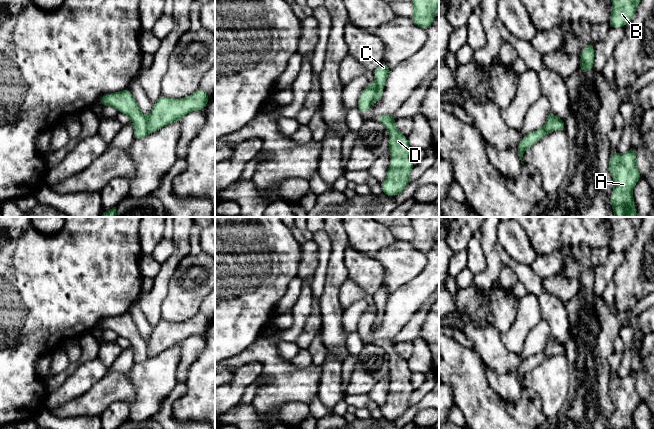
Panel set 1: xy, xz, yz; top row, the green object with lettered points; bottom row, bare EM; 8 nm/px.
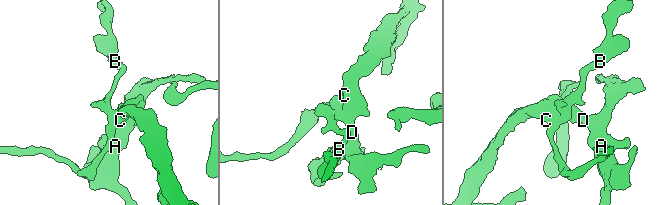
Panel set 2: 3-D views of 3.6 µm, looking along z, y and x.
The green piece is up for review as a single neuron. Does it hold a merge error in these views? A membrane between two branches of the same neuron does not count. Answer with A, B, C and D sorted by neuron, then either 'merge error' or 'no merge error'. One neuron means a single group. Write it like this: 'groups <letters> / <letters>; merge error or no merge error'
groups A C D / B; merge error

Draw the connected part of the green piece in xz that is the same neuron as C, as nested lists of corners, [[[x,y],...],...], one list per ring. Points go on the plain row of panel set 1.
[[[381,286],[381,288],[375,293],[374,302],[377,308],[377,316],[375,321],[373,322],[372,327],[376,327],[380,323],[385,311],[387,300],[390,295],[391,293],[385,286]]]

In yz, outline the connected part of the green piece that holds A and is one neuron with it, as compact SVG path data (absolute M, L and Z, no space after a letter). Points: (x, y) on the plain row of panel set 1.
M633 371L626 377L619 378L615 374L610 380L608 394L614 404L614 412L611 417L611 429L635 429L633 412L642 401L636 389L636 377Z

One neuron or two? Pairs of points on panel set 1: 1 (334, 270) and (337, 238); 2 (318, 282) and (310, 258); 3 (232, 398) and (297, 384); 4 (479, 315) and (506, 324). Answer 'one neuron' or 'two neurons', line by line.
1: one neuron
2: two neurons
3: two neurons
4: one neuron

